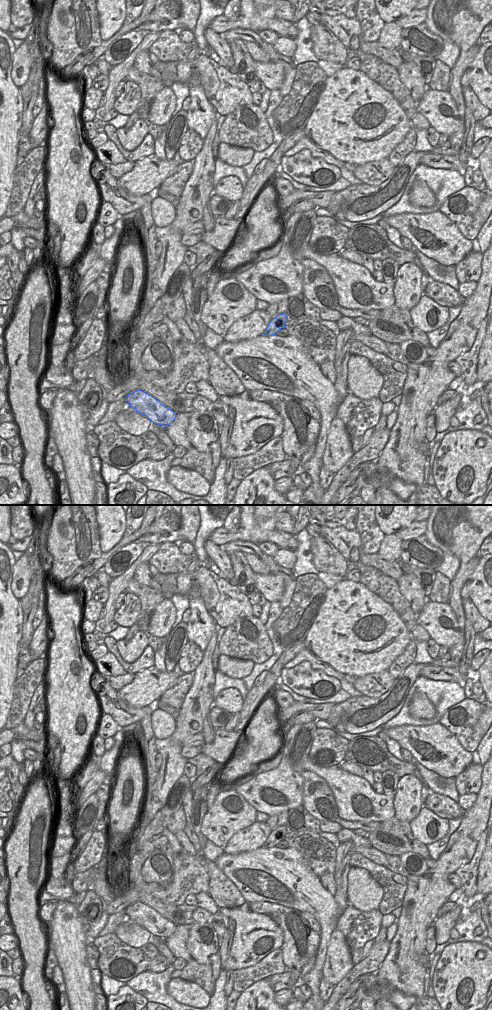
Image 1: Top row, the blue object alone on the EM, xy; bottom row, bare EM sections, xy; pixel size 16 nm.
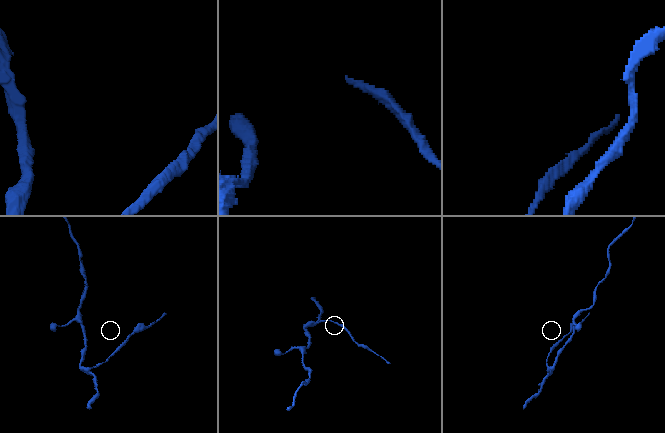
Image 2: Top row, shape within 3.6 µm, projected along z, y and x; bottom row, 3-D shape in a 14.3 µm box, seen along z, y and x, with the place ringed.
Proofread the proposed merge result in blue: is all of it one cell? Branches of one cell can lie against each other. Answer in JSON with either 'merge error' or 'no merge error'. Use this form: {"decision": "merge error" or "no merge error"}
{"decision": "merge error"}

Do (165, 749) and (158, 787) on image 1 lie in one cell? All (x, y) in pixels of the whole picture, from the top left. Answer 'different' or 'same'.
same

